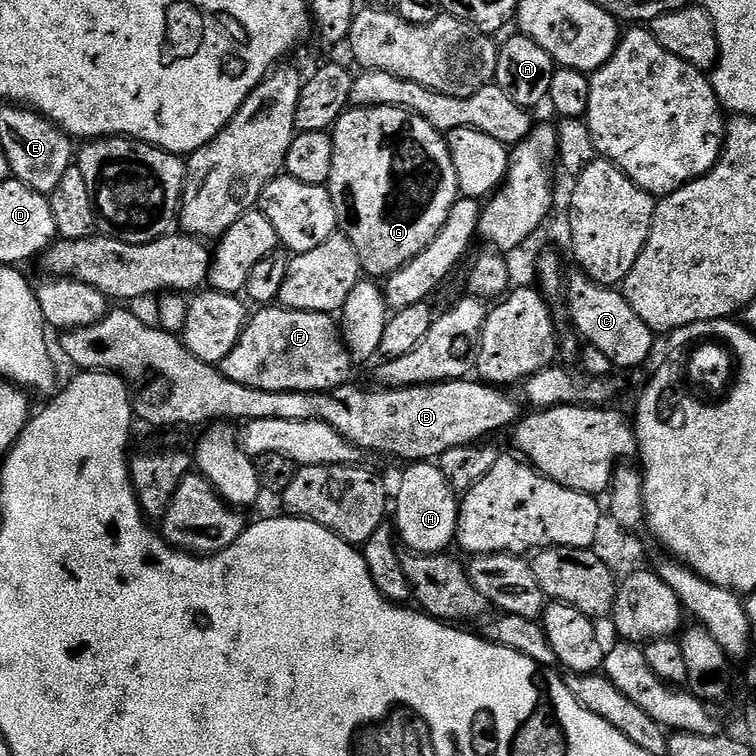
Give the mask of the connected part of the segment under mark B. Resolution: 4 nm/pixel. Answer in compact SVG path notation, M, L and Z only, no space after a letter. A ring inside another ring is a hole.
M116 306L109 311L107 316L103 316L98 322L94 322L88 326L81 328L70 328L63 333L64 336L60 340L60 348L64 351L64 356L72 364L77 364L77 369L86 372L115 372L121 380L129 385L140 387L140 397L137 395L134 400L134 416L137 421L140 420L144 424L153 424L156 428L168 428L171 424L185 424L188 428L196 428L199 424L207 425L209 422L247 422L250 420L261 420L262 418L286 418L290 422L302 422L303 420L317 420L318 422L326 422L326 426L334 426L334 430L338 430L338 434L342 434L342 438L346 438L354 447L363 450L365 453L377 452L380 456L393 456L396 460L404 460L403 462L432 462L442 454L446 454L446 450L454 450L454 446L466 446L483 441L491 432L500 432L503 428L511 429L513 425L521 419L520 404L511 396L511 391L505 390L500 386L485 384L476 378L467 380L444 380L441 384L419 384L413 388L386 388L383 386L375 386L376 388L359 388L355 382L343 384L342 387L334 389L333 392L271 392L270 390L253 390L250 386L242 386L238 382L230 382L230 378L226 378L226 374L220 372L219 367L202 362L202 358L198 358L194 354L190 354L190 350L182 343L181 337L175 332L168 332L166 329L157 326L155 323L147 324L140 316L135 316L131 312L131 307Z

